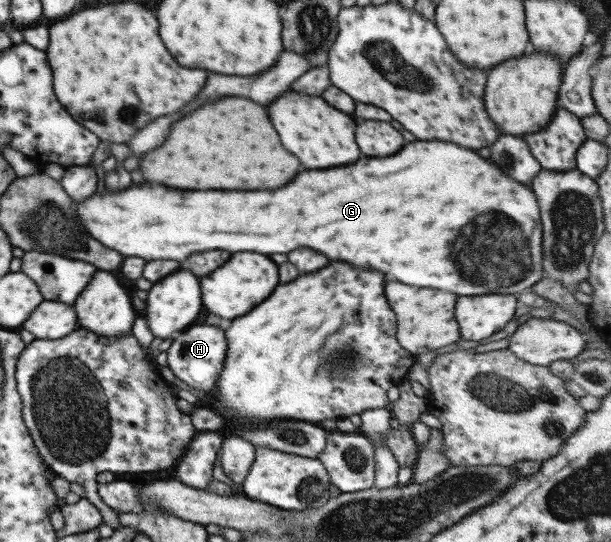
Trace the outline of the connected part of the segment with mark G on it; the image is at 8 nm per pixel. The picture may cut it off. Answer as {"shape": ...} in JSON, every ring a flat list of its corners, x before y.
{"shape":[[414,140,406,146,400,148,400,152,386,156,386,158,358,158,354,164,350,166,342,166,342,168,328,168,328,170,302,170,300,174,296,174,296,178,292,182,288,182,288,186,276,188,274,192,270,190,258,190,258,192,218,192,218,190,174,190,174,188,166,188,160,184,138,184,138,186,128,186,120,192,94,192,92,196,88,196,82,202,74,202,76,214,82,222,82,226,86,228,86,232,98,240,102,246,116,250,122,256,138,256,142,260,184,260,194,252,202,252,202,250,228,250,228,252,258,252,258,254,286,254,294,248,312,248,324,256,328,256,328,260,342,260,348,262,350,266,356,268,372,268,384,274,386,282,388,280,398,280,402,284,408,286,418,286,418,288,436,288,436,290,446,290,446,292,454,292,458,296,474,296,474,294,492,294,498,295,516,295,521,291,529,290,535,283,543,278,542,270,542,252,540,252,540,242,542,239,542,224,540,224,540,212,538,212,538,204,536,204,536,196,534,192,524,186,524,184,516,184,516,180,512,180,508,174,504,174,502,170,498,172,498,166,494,166,492,162,480,158,474,150,468,148,458,148,456,144,448,144,448,142,438,142,438,140]]}

